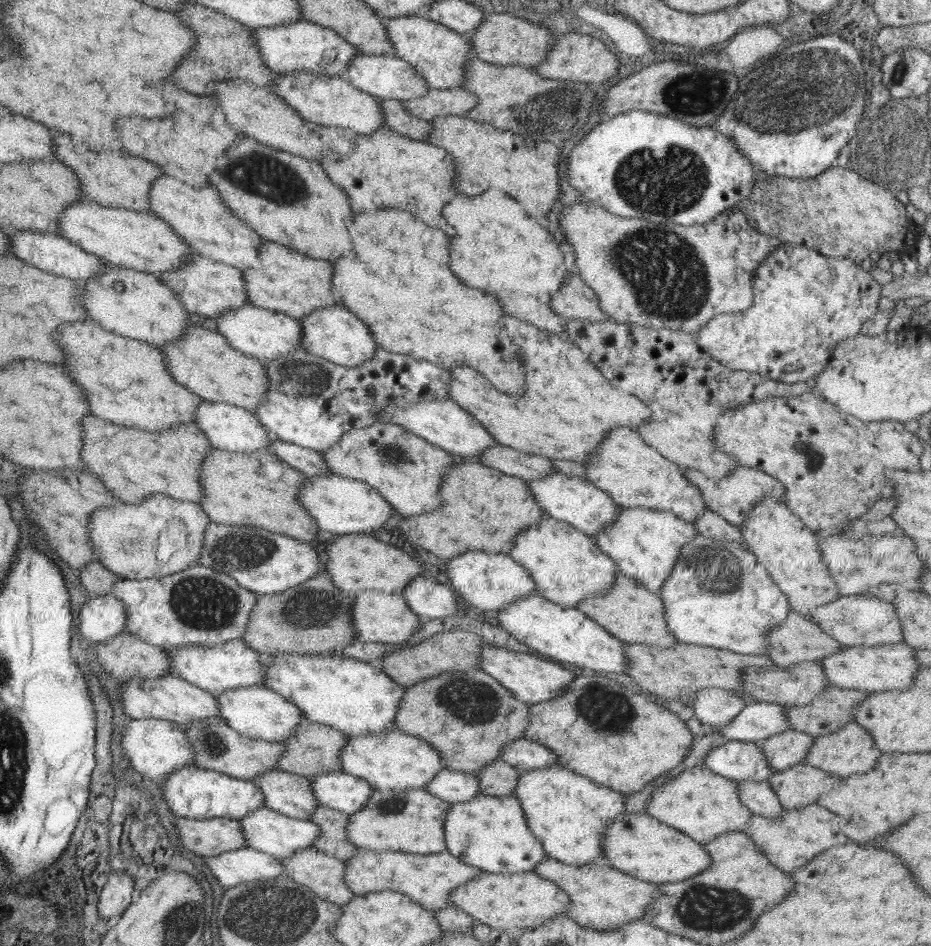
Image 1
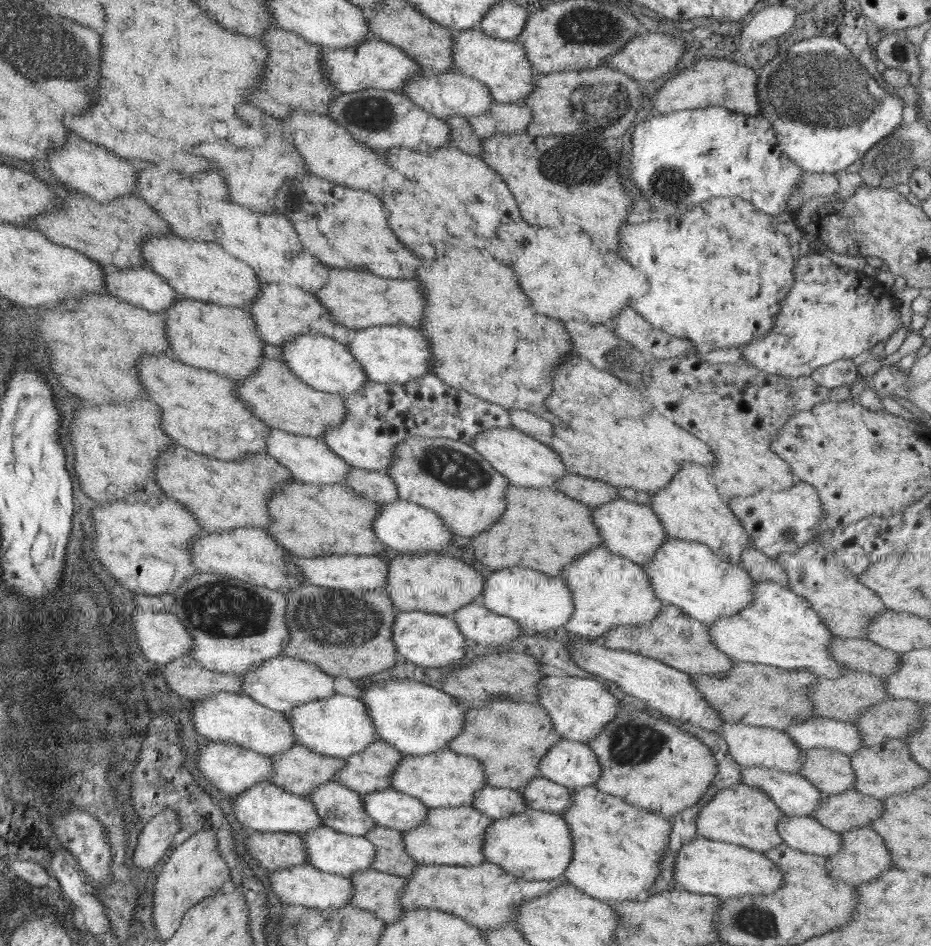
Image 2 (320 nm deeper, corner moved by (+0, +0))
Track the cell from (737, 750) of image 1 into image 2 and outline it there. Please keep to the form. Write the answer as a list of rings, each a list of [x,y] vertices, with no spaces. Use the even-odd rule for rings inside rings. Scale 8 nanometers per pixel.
[[[744,766],[741,769],[741,773],[742,780],[746,785],[764,791],[783,813],[790,816],[812,817],[815,814],[815,810],[818,810],[823,803],[824,793],[802,775],[770,770],[765,766]]]

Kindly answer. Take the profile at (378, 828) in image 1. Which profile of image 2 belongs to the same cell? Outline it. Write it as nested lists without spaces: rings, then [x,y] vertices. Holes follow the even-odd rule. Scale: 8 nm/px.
[[[473,806],[432,808],[422,825],[403,831],[406,854],[428,865],[482,865],[487,862],[487,857],[483,854],[487,828],[494,821],[492,817]]]

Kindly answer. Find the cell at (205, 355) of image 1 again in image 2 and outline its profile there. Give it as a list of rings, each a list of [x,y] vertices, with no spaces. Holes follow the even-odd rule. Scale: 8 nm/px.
[[[264,359],[256,374],[236,380],[239,399],[271,428],[322,439],[331,426],[339,426],[347,417],[347,403],[341,395],[316,390],[298,378],[280,359]]]

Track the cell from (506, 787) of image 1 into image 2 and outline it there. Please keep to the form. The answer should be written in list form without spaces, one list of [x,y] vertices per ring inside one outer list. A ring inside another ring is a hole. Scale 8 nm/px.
[[[535,777],[521,789],[529,808],[558,815],[573,803],[571,789],[544,777]]]

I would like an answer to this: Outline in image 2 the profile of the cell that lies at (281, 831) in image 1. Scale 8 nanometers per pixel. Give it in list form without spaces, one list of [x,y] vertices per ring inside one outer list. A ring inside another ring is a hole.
[[[324,824],[310,829],[301,836],[305,840],[304,848],[306,848],[306,854],[309,856],[308,864],[325,873],[350,878],[359,870],[370,869],[374,862],[376,848],[366,837],[342,834],[340,831]]]

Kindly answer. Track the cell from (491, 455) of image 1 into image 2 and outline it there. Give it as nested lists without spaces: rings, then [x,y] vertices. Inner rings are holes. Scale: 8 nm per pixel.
[[[569,473],[556,481],[554,488],[591,509],[619,498],[616,487],[598,479]]]

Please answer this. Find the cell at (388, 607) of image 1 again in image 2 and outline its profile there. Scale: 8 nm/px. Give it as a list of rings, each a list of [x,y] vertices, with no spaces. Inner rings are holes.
[[[426,611],[400,612],[396,614],[394,643],[396,650],[408,660],[408,666],[423,668],[444,668],[460,664],[466,654],[466,639],[451,616],[429,614]]]

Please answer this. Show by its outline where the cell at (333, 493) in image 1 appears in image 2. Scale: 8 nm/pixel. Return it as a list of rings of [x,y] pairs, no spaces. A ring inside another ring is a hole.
[[[398,499],[394,502],[381,505],[381,511],[377,514],[374,522],[376,536],[388,548],[397,553],[424,554],[424,553],[444,553],[453,547],[454,534],[444,524],[443,519],[435,511],[418,506],[412,501]]]

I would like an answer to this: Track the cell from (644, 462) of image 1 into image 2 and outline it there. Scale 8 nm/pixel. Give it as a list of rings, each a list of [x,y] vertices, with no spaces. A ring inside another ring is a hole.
[[[683,462],[673,479],[664,488],[656,490],[651,497],[650,506],[670,537],[700,542],[708,546],[714,554],[738,564],[742,553],[753,547],[747,530],[709,479],[709,470],[703,464]]]

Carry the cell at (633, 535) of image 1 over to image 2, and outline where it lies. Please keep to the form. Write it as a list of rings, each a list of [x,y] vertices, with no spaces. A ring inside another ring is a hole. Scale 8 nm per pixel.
[[[676,537],[667,541],[656,551],[653,560],[641,566],[652,584],[653,593],[664,605],[673,605],[692,619],[700,621],[705,626],[711,626],[719,618],[728,618],[740,612],[752,603],[752,582],[749,573],[738,563],[728,562],[714,554],[708,546],[700,542],[680,540]]]

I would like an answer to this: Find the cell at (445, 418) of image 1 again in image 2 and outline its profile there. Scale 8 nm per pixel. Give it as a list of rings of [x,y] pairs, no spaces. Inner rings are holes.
[[[513,426],[491,428],[470,442],[477,451],[500,473],[509,480],[510,485],[526,488],[554,488],[559,478],[569,474],[559,454],[543,442],[537,441]]]

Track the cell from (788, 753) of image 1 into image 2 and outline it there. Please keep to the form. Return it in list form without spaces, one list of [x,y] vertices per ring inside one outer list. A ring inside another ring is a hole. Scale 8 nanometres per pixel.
[[[811,748],[803,756],[801,774],[824,795],[842,794],[855,788],[851,758],[831,748]]]

